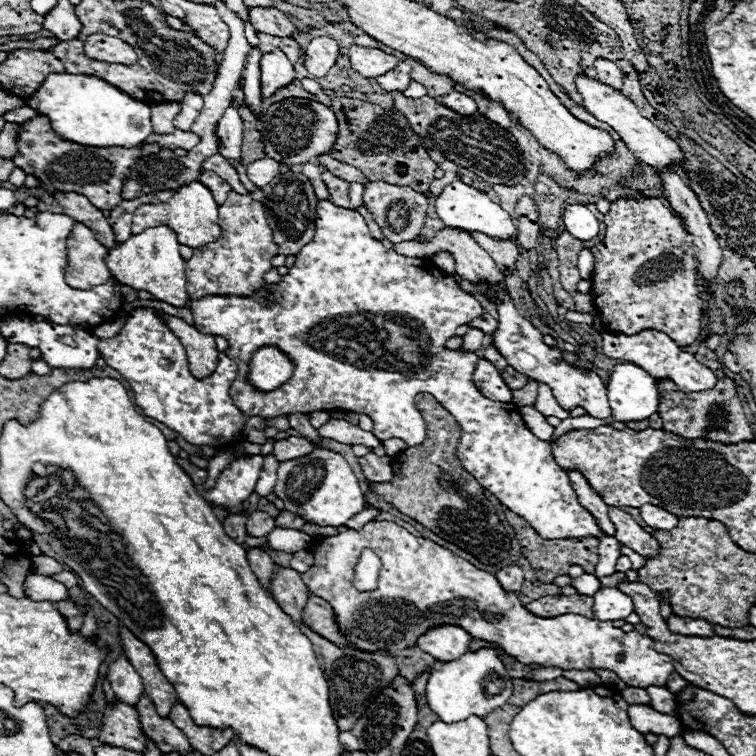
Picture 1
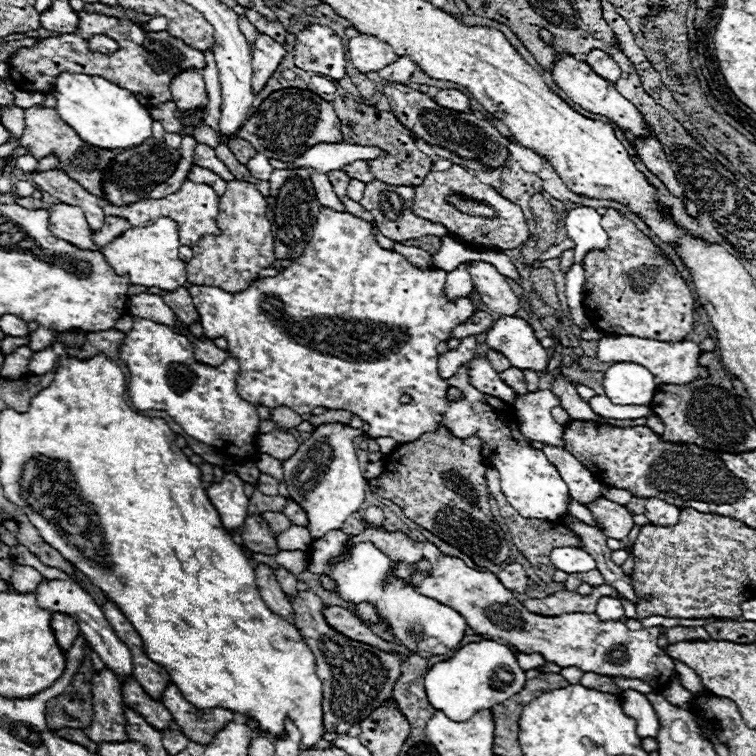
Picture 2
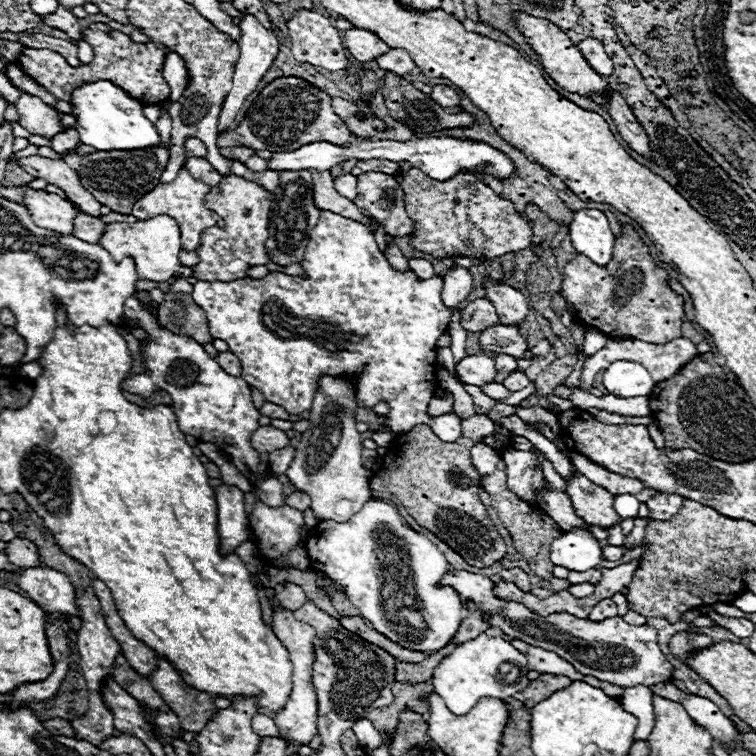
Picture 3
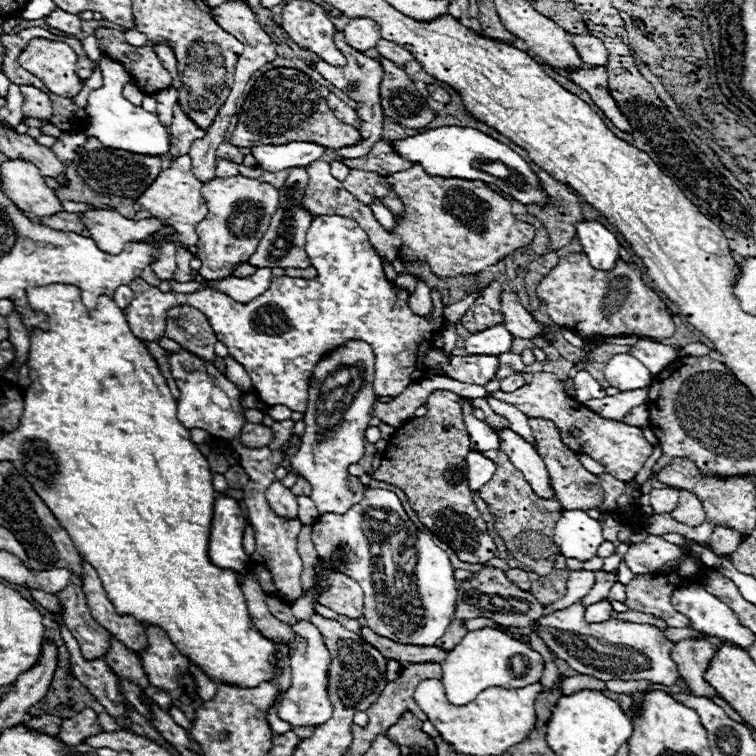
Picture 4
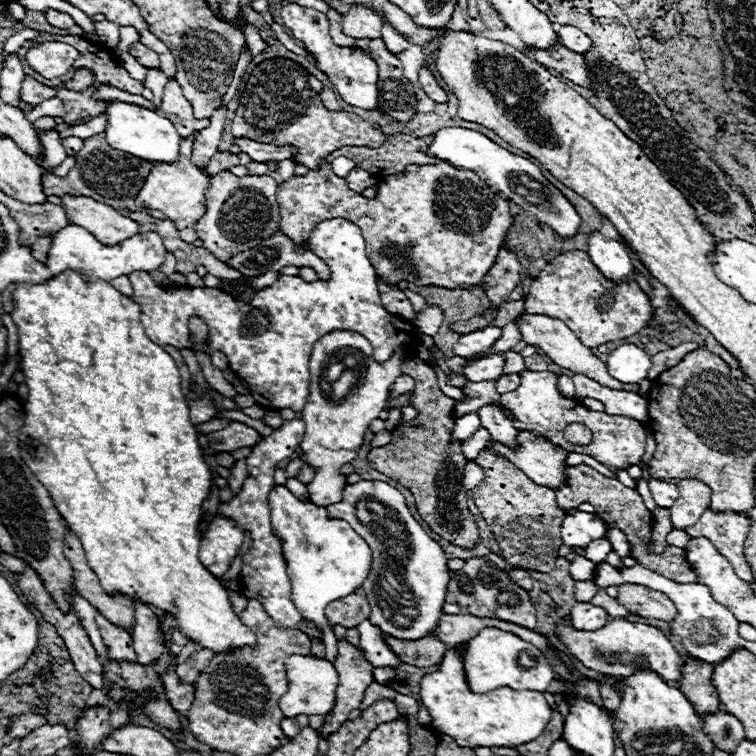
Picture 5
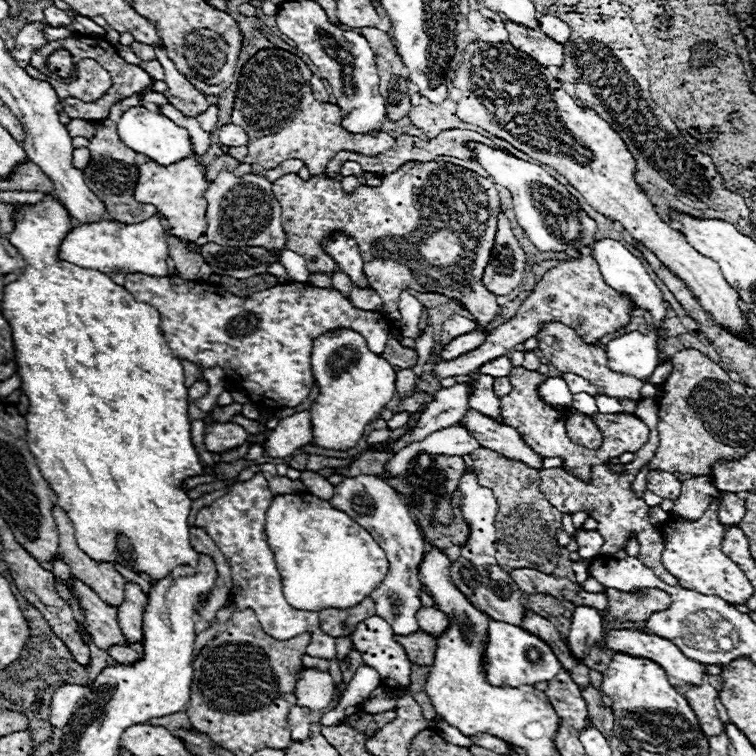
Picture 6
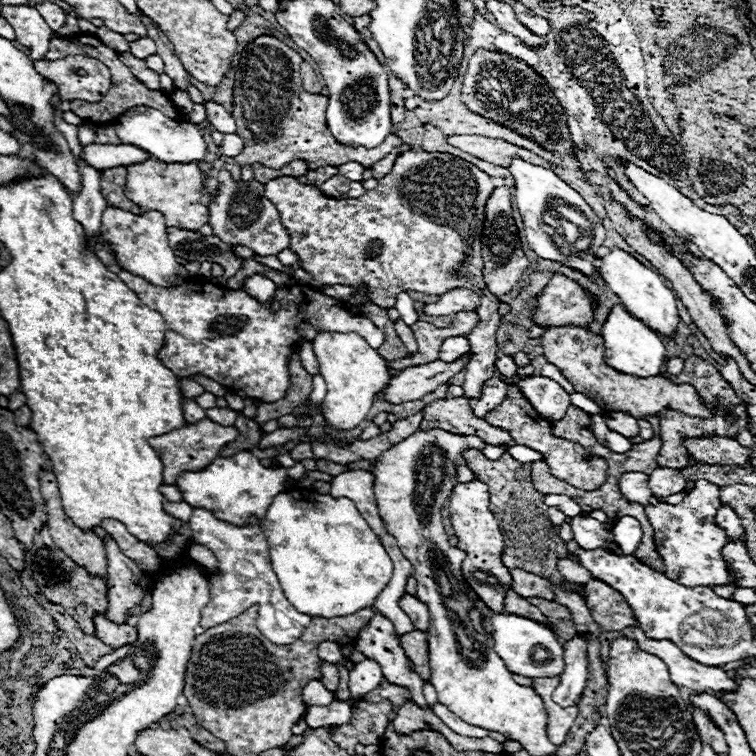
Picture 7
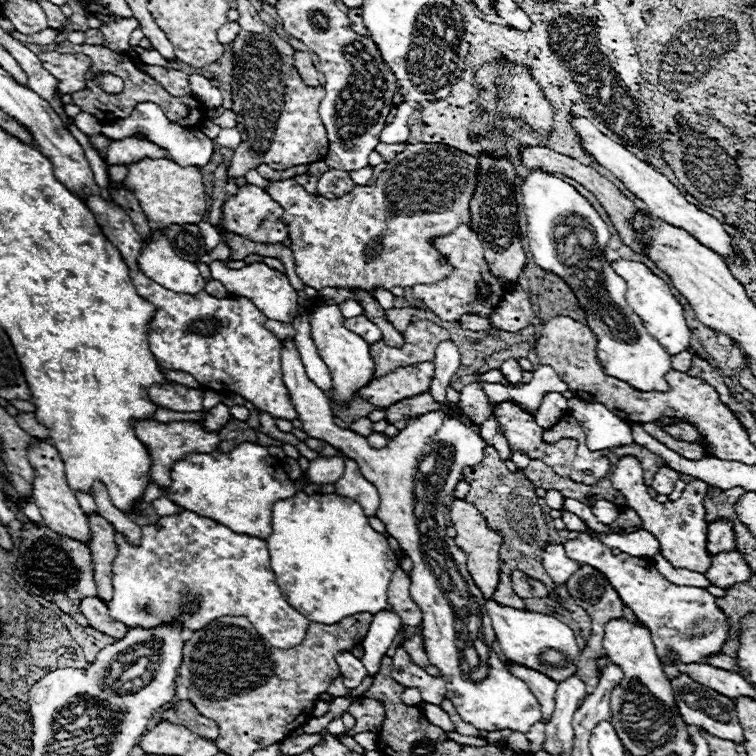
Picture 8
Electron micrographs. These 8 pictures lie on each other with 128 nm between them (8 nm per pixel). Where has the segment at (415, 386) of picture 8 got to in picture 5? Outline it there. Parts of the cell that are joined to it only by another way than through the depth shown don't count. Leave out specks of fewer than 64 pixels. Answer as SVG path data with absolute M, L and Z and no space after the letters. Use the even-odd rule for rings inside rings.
M580 250L560 254L540 270L530 286L524 314L546 314L564 320L588 348L632 336L654 320L652 302L634 280L616 284L606 276L598 276L598 268ZM514 322L506 324L506 326L502 328L502 336L500 336L500 340L496 340L496 344L494 344L494 346L492 346L488 352L478 354L478 356L474 356L474 358L480 358L480 356L490 356L490 354L500 354L500 352L510 350L514 344L518 344L518 342L522 340L520 332L516 332L516 330L518 330L518 328L514 326Z

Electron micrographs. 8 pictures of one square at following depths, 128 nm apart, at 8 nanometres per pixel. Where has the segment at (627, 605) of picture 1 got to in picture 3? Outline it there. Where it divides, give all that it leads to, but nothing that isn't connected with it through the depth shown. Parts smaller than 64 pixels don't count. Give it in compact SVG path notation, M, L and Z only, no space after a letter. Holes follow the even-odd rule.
M604 598L592 608L588 618L590 620L606 620L606 618L612 618L612 616L618 616L618 608L610 598Z

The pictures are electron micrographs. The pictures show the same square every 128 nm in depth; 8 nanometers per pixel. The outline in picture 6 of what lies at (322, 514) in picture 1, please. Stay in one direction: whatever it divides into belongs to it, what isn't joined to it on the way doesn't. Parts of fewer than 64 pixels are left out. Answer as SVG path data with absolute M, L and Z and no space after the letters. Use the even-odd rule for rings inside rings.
M332 330L314 340L310 366L318 384L318 398L310 406L314 446L350 450L358 444L366 424L374 422L396 388L396 370L388 360L370 352L366 340L354 330ZM302 470L302 484L306 486L306 490L312 496L318 496L320 500L330 500L330 496L334 492L334 486L328 482L328 478L324 478L320 474L314 474L314 472L304 472Z

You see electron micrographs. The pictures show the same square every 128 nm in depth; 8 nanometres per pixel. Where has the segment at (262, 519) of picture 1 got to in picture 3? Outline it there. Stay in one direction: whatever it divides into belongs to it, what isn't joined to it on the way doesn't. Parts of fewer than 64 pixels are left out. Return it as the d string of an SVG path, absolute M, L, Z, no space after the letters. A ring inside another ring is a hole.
M284 582L278 584L274 590L281 605L290 611L296 611L304 605L307 600L307 597L301 587L293 583Z

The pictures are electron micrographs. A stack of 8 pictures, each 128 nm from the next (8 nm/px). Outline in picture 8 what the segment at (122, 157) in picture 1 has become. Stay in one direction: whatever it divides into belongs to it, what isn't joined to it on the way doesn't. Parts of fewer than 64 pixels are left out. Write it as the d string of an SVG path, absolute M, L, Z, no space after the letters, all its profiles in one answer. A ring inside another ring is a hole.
M44 52L40 54L40 62L48 72L52 72L52 76L58 78L64 94L86 90L86 76L92 72L92 60L88 56Z

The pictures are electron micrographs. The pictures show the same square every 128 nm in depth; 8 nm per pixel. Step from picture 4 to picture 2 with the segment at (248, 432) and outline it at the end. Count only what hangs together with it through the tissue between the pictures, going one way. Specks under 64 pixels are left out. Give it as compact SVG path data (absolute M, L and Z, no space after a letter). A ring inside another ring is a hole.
M274 430L270 434L262 434L258 436L258 452L264 452L264 454L270 454L278 460L288 460L290 456L294 456L294 452L298 450L300 442L288 434L288 432L280 432L280 430Z

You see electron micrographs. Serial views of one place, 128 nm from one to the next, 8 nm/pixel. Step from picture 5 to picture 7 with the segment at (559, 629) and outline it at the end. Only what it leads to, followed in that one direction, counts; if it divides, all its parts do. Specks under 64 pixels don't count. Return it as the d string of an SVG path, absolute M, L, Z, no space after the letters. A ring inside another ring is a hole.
M636 625L631 629L638 648L644 648L644 652L652 652L654 656L660 656L660 660L664 660L668 664L672 682L678 688L690 688L694 692L708 692L708 690L732 692L732 690L736 690L736 680L730 680L722 668L704 666L704 664L688 658L674 642L652 640Z

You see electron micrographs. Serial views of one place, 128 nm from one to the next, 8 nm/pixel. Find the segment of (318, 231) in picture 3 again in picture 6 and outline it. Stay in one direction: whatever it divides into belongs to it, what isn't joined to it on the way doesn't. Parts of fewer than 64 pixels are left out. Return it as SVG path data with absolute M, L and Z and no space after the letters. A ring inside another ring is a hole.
M334 234L330 238L322 240L324 251L336 260L338 268L348 268L348 278L352 284L358 288L370 288L366 276L364 276L364 260L360 256L360 248L356 244L356 238L344 236L344 234ZM128 274L124 288L140 302L146 302L148 306L156 308L162 316L160 330L164 332L164 338L168 340L168 346L172 348L176 358L186 358L194 362L198 368L212 368L220 366L226 372L226 378L238 386L244 388L246 394L254 404L266 406L266 408L296 408L300 406L312 386L312 370L310 370L310 352L312 344L318 336L324 332L336 330L336 328L350 328L360 332L368 348L376 352L378 356L384 352L388 334L390 334L390 322L384 314L372 312L372 310L360 310L356 308L348 296L344 296L336 288L316 288L304 282L292 282L292 284L278 284L268 290L252 294L252 298L242 300L234 294L226 292L218 284L200 282L200 280L182 280L180 276L148 276L148 274Z

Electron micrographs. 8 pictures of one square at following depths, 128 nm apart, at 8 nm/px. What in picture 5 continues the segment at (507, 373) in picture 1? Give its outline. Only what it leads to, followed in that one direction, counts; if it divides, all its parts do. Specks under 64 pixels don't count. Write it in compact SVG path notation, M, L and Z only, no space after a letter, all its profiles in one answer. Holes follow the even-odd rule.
M518 374L500 376L500 380L496 382L496 390L498 390L500 394L504 394L504 392L512 392L512 390L518 388L518 384L520 384L520 376L518 376Z

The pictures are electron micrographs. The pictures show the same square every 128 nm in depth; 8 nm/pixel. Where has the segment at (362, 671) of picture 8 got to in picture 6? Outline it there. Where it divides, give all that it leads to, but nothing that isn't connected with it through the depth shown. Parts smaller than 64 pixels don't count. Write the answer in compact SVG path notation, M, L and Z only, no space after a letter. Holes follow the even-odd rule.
M256 472L252 480L234 484L226 496L218 498L210 506L202 508L196 514L194 524L206 528L206 532L218 544L226 562L232 568L234 588L232 588L232 596L228 598L228 602L234 604L238 610L252 608L258 614L258 620L260 620L264 632L268 632L276 640L288 640L298 634L310 632L312 642L308 646L308 654L330 660L336 656L336 642L332 636L328 636L320 630L318 612L296 610L286 602L286 598L282 594L282 580L278 580L280 572L278 572L274 554L272 554L272 550L268 546L268 538L266 538L266 512L270 508L272 498L274 496L268 488L266 478L262 476L262 472Z

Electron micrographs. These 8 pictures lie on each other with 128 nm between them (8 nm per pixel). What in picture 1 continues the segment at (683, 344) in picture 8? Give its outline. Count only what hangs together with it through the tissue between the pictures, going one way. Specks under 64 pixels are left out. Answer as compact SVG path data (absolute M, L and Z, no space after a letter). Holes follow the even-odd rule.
M582 204L566 206L566 210L562 214L562 222L564 222L564 230L582 242L592 240L600 228L598 216Z

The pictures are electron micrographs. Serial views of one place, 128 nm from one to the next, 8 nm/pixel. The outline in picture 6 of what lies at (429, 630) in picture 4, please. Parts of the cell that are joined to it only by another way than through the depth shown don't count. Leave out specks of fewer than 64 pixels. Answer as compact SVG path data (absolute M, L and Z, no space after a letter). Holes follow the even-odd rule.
M360 474L354 478L344 478L344 482L334 486L330 504L332 508L348 512L348 516L352 516L352 520L356 520L356 524L360 524L380 544L380 548L384 548L384 554L388 558L388 576L372 590L370 596L376 604L376 616L388 620L398 636L410 636L412 632L418 632L420 626L416 612L422 608L418 594L424 590L420 582L420 564L426 552L426 538L422 536L402 496L382 478Z

